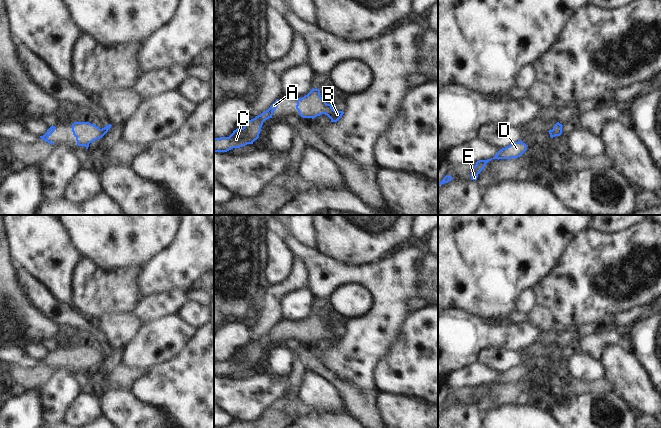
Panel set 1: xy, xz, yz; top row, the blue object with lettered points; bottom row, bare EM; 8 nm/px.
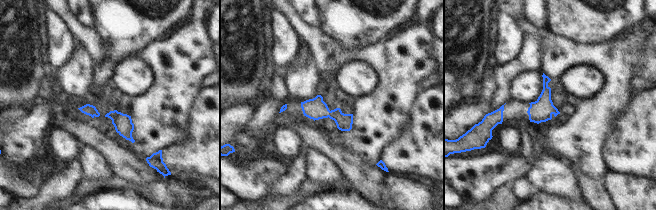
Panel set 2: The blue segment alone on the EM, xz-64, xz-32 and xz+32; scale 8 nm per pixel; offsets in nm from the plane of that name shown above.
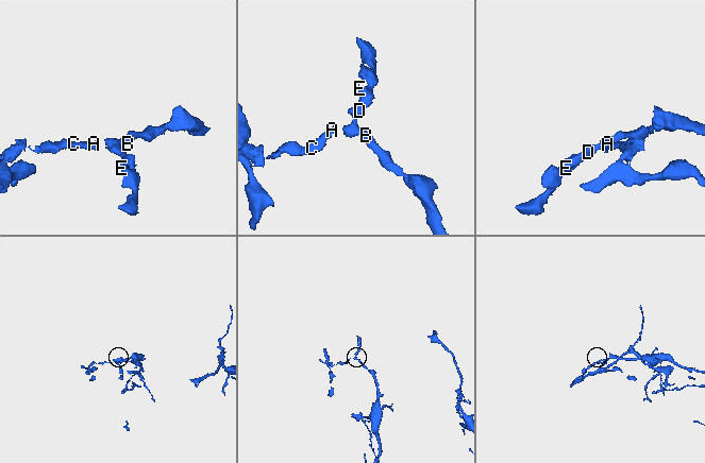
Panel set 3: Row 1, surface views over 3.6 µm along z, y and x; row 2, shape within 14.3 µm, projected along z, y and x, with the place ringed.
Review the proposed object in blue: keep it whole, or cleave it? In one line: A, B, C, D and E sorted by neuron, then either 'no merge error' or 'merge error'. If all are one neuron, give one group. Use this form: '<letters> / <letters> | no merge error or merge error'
A B C D E | no merge error

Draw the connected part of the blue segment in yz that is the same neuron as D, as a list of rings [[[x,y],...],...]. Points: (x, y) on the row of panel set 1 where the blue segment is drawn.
[[[521,141],[514,142],[509,146],[502,148],[497,154],[487,160],[479,160],[471,170],[471,180],[477,180],[478,174],[484,169],[485,165],[492,159],[512,159],[520,157],[527,150],[527,145]]]

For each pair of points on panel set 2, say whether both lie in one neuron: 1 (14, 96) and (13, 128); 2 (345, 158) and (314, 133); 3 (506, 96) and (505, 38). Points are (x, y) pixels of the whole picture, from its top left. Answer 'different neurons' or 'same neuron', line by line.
1: different neurons
2: same neuron
3: different neurons

